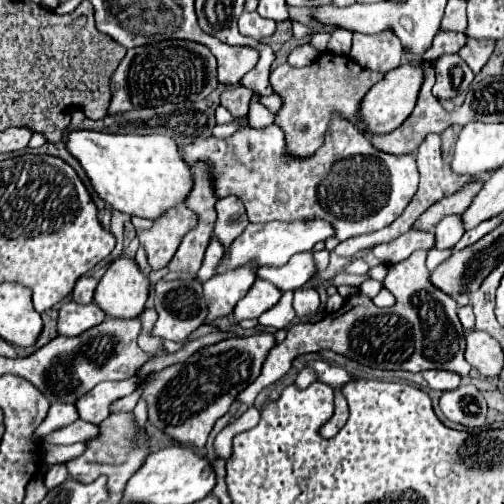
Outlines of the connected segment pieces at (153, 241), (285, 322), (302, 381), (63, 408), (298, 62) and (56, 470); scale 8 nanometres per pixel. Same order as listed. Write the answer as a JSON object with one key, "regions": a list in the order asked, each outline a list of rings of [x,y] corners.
{"regions":[[[[182,203],[162,213],[150,229],[136,229],[142,247],[146,247],[148,265],[154,271],[170,263],[182,237],[196,227],[196,221],[198,221],[196,213]]],[[[292,291],[284,293],[280,303],[274,305],[272,309],[268,309],[266,313],[262,313],[258,317],[258,323],[264,327],[274,327],[274,329],[284,329],[288,327],[292,321],[296,319],[294,307],[292,307]]],[[[304,367],[304,369],[298,373],[298,377],[296,377],[296,385],[298,385],[300,389],[310,387],[314,381],[318,381],[318,375],[316,375],[316,371],[310,369],[310,367]]],[[[52,403],[50,405],[50,411],[48,411],[48,419],[38,427],[38,431],[34,433],[34,439],[36,441],[42,441],[54,429],[64,427],[64,425],[70,425],[76,419],[78,419],[78,411],[76,411],[74,405],[68,405],[68,403]]],[[[304,43],[304,45],[298,45],[298,47],[290,53],[288,63],[294,65],[294,67],[304,67],[304,65],[310,65],[316,57],[318,57],[318,51],[312,49],[308,43]]],[[[52,465],[50,471],[48,471],[46,477],[44,477],[44,485],[46,485],[48,489],[54,489],[54,487],[58,487],[66,477],[68,477],[66,465]]]]}

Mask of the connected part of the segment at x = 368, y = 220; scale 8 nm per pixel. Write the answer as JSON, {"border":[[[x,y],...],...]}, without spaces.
{"border":[[[346,119],[330,123],[326,143],[310,159],[290,159],[284,155],[284,135],[274,125],[260,131],[238,129],[226,139],[196,139],[182,147],[180,153],[190,167],[198,161],[206,163],[214,195],[238,195],[244,201],[250,223],[326,219],[340,241],[386,227],[402,215],[418,191],[414,155],[398,157],[370,147],[370,141]]]}

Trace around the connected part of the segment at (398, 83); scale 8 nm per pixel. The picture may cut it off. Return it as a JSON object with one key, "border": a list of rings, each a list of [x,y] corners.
{"border":[[[402,63],[400,67],[386,73],[386,77],[380,83],[376,83],[362,101],[362,123],[366,123],[368,131],[390,133],[396,127],[400,127],[406,121],[406,117],[412,113],[422,83],[424,83],[424,65],[418,67],[412,63]]]}

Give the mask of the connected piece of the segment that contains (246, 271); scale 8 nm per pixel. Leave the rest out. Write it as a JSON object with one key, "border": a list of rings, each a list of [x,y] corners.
{"border":[[[252,261],[234,271],[214,275],[210,281],[204,283],[204,299],[208,303],[208,323],[234,311],[236,303],[254,285],[256,269],[258,265]]]}

